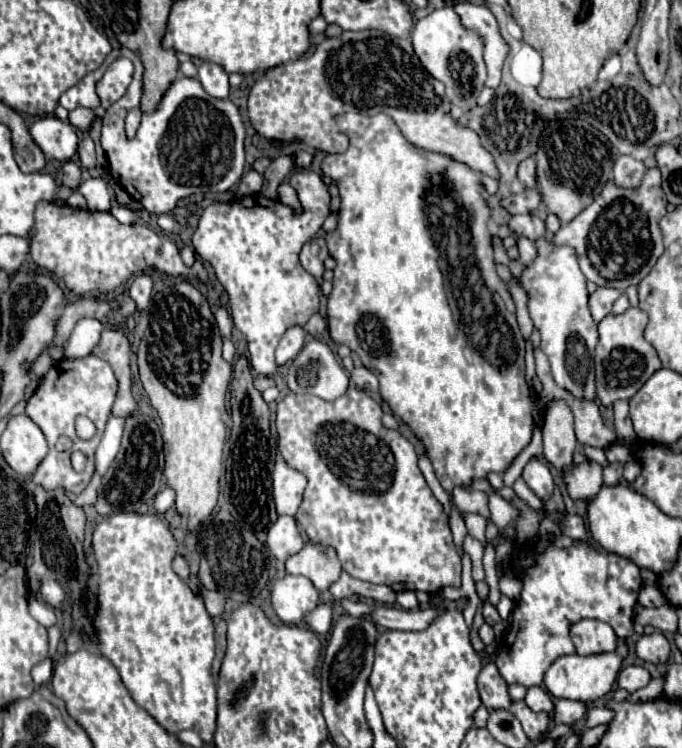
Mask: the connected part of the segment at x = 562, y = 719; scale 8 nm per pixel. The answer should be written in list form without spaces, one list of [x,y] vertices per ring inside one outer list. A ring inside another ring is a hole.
[[[557,700],[555,710],[553,710],[553,722],[555,724],[575,724],[585,716],[585,706],[579,704],[577,700]]]

